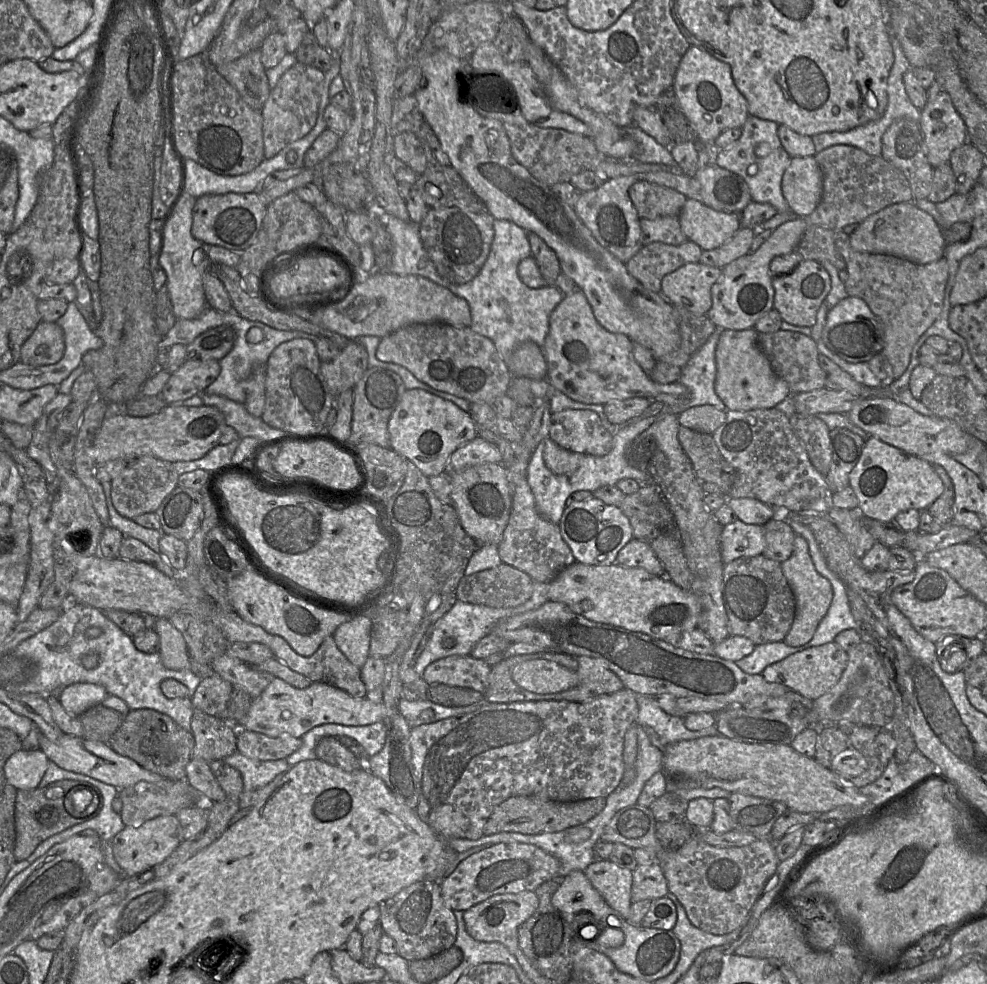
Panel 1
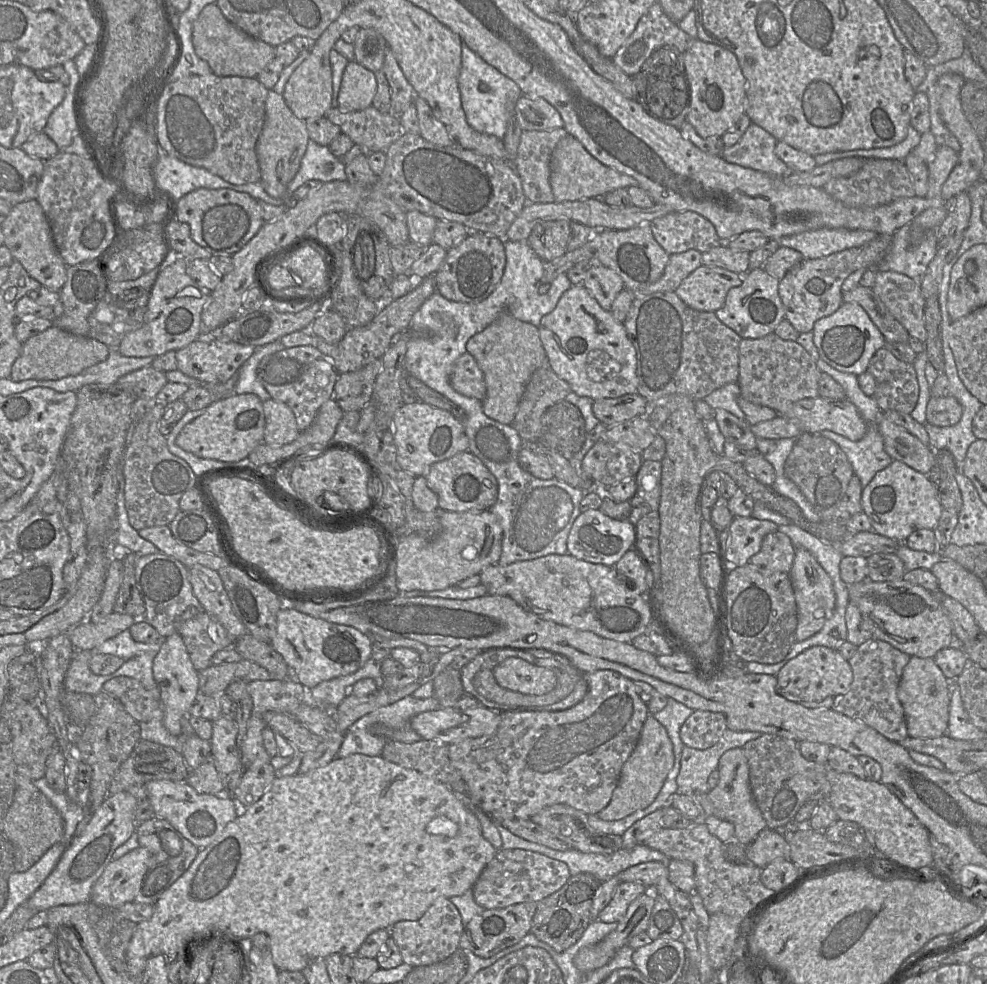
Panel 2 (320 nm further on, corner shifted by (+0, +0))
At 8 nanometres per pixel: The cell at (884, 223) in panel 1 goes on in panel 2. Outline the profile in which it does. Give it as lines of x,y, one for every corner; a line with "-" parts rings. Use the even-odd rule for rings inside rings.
877,236
859,247
844,249
821,258
802,259
778,283
778,294
784,307
784,319
788,320
799,334
812,331
817,320
833,314
843,303
841,290
843,281
858,269
875,268
886,254
890,240
891,236

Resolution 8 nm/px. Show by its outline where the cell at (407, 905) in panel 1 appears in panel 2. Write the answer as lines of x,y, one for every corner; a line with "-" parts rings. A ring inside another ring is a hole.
446,897
437,898
418,920
396,922
390,929
390,937
395,941
403,962
414,967
427,966
448,958
459,947
464,930
460,912

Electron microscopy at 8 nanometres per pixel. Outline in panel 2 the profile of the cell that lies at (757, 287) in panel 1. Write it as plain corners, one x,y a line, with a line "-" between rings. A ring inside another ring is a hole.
762,267
749,269
743,275
742,284
728,291
724,305
714,313
723,324
741,338
761,338
773,333
784,319
784,307
778,294
778,283
779,280

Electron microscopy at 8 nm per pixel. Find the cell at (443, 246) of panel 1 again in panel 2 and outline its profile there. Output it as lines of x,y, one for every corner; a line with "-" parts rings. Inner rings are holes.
470,232
447,250
444,262
434,274
437,291
446,299
477,303
486,299
499,284
505,269
505,241
497,236

